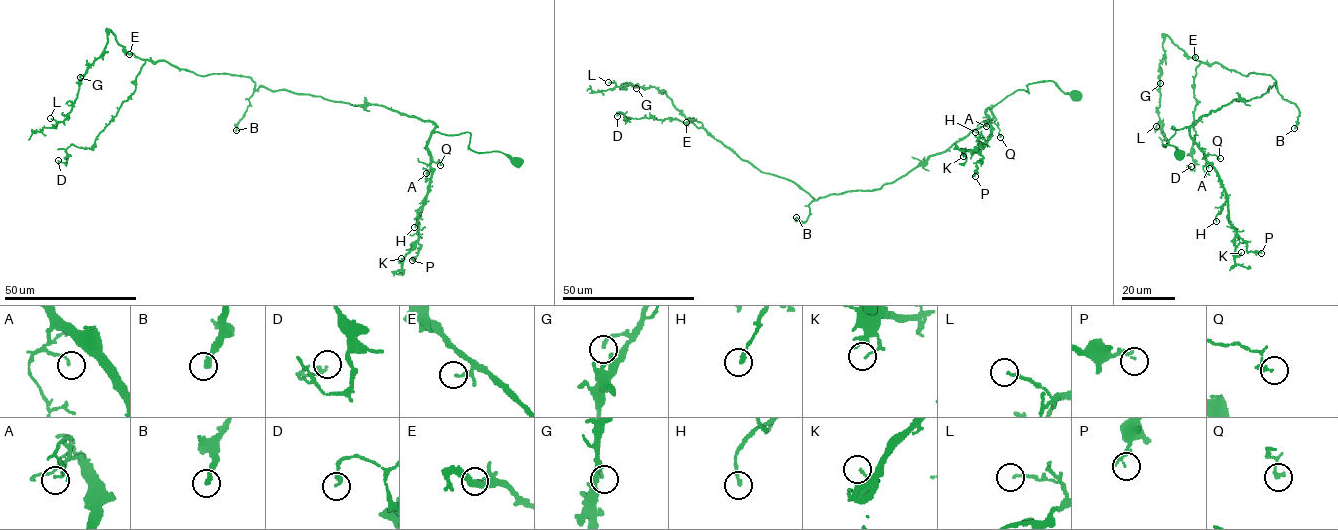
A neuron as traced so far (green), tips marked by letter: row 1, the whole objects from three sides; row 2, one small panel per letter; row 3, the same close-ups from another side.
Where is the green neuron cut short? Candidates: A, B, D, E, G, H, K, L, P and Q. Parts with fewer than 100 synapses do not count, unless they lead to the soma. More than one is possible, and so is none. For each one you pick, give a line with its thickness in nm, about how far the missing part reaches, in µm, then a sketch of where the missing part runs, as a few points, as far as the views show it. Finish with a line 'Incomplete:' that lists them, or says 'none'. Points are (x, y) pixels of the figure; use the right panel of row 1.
B: 280 nm | 70 µm | (1294, 128), (1289, 137), (1301, 162), (1269, 241), (1279, 256)
Incomplete: B

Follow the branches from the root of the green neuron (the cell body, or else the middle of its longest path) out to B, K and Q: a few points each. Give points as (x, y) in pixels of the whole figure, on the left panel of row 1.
B: (518, 162), (472, 151), (468, 132), (434, 132), (431, 121), (383, 105), (263, 87), (236, 130)
K: (518, 162), (502, 152), (472, 151), (468, 132), (434, 132), (418, 240), (401, 258)
Q: (518, 162), (502, 152), (472, 151), (468, 132), (434, 132), (427, 148), (431, 159), (440, 161), (440, 165)

